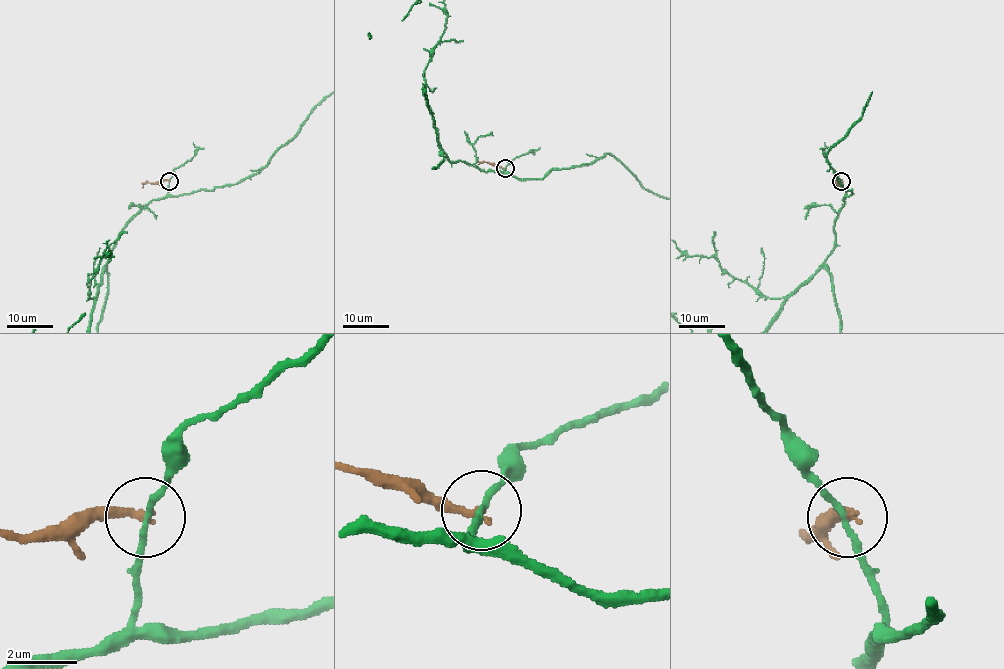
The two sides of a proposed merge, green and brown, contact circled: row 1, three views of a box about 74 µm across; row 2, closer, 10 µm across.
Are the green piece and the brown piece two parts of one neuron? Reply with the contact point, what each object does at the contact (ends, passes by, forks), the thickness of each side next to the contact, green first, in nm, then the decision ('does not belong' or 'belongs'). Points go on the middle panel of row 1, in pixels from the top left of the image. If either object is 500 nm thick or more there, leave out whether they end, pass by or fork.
(505, 168) | green passes by | brown ends | 160/240 nm | does not belong

